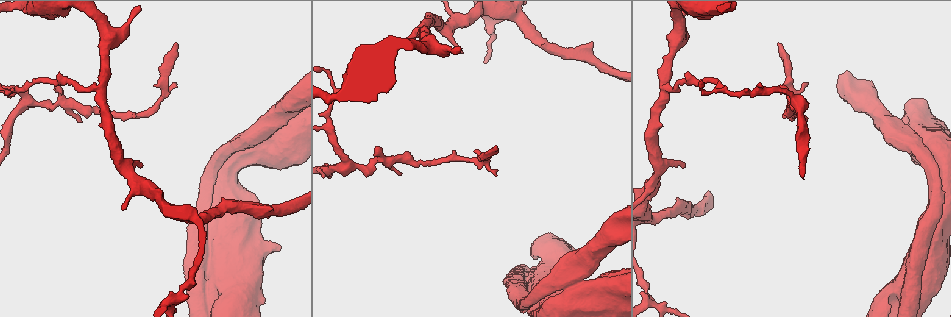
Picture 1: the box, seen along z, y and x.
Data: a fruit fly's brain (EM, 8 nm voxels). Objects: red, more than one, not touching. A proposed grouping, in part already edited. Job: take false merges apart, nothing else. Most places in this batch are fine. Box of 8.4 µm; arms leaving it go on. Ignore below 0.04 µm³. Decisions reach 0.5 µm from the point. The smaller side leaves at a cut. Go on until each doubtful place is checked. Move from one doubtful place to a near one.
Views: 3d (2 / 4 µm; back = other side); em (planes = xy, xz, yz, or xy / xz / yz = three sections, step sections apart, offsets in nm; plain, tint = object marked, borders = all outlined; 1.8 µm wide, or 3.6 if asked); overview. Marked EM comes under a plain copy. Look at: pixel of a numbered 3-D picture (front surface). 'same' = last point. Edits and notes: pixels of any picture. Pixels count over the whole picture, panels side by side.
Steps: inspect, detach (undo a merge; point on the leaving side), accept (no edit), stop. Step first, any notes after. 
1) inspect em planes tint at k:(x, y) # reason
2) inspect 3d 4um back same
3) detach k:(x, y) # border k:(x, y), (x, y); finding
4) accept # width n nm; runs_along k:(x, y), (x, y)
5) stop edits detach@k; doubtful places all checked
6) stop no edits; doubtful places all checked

inspect em planes tint at 1:(653, 180)

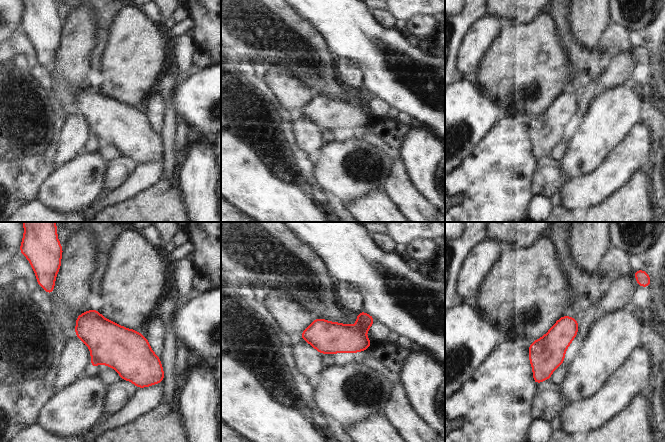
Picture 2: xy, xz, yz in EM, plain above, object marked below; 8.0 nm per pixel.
accept # width 260 nm; one cell here

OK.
inspect em xy step 8 tint at 1:(348, 166) # arms part here

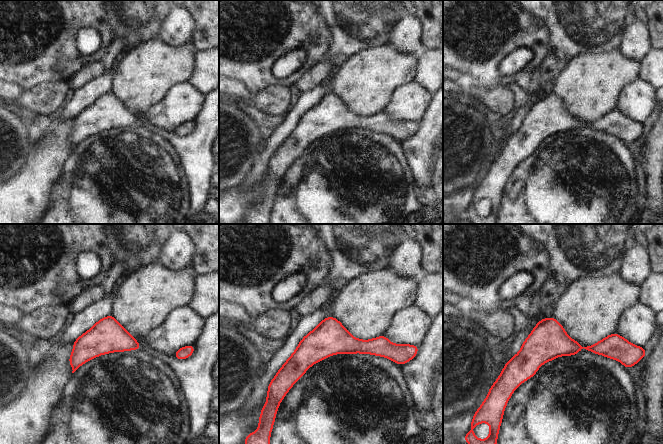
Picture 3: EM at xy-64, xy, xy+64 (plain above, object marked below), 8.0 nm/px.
accept # runs_along 3:(614, 344), (541, 347), (506, 369); one cell here

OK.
inspect em 3.6um planes tint at 1:(920, 139) # touches itself

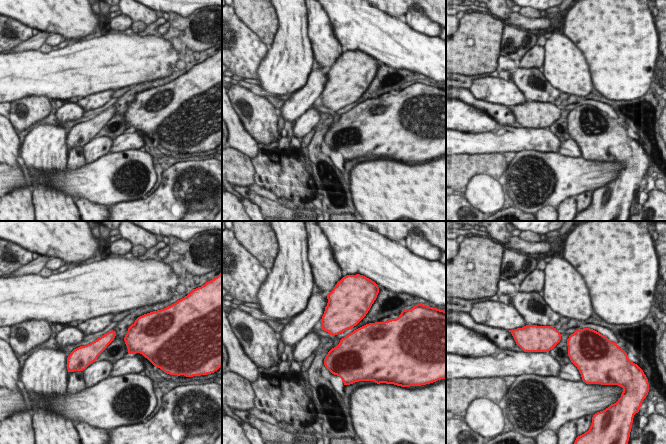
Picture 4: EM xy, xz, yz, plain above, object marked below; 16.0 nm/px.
accept # width 180 nm; all the same cell

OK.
inspect 3d 4um at 1:(884, 295)

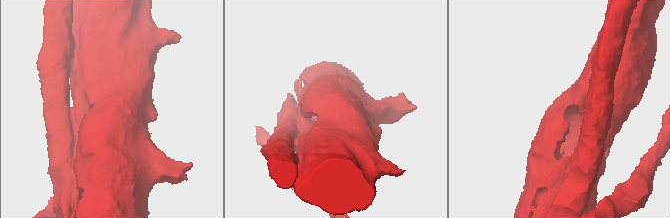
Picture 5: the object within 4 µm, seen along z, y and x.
inspect em 3.6um xy step 8 tint at 5:(559, 110) # now the EM

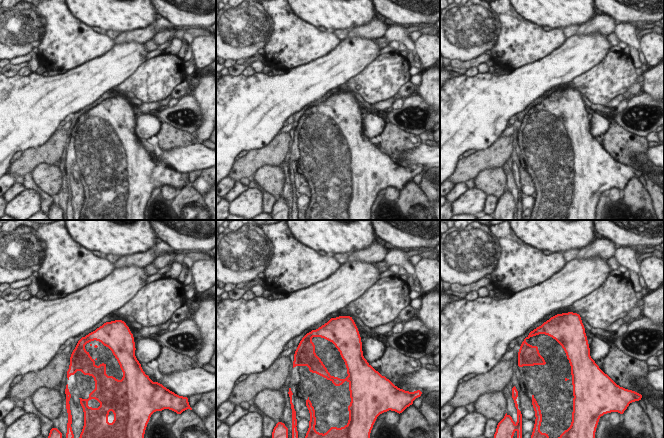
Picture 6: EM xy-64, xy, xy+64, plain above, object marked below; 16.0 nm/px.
inspect em 3.6um planes tint same

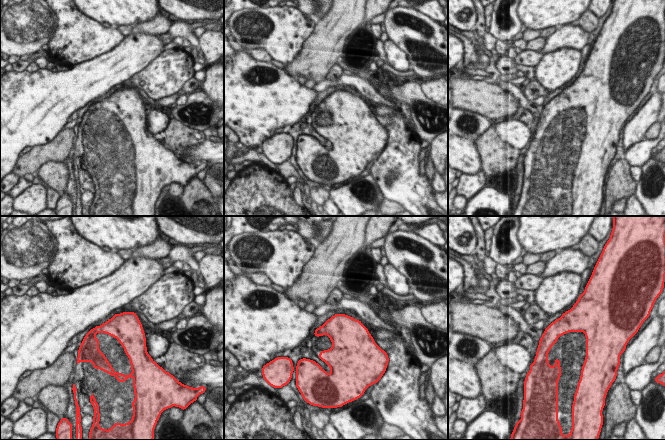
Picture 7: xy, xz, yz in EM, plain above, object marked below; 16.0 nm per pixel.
accept # one cell here

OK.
inspect em 3.6um yz step 8 tint at 1:(724, 90) # arms part here

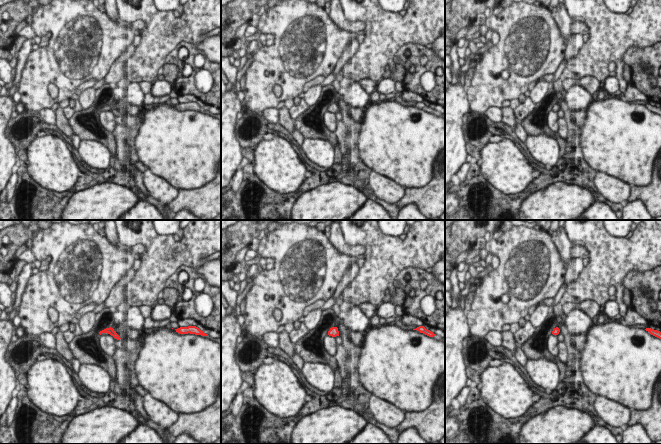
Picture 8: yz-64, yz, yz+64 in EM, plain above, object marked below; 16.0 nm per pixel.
inspect em 3.6um planes borders same # another direction

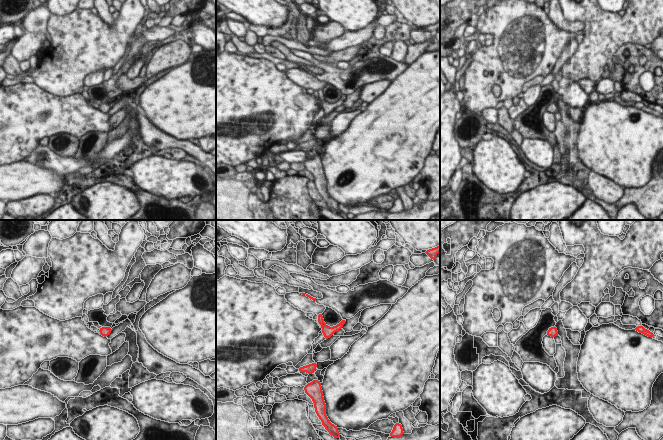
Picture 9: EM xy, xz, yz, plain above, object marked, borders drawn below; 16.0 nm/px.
accept # all the same cell

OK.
inspect 3d 4um at 1:(665, 86) # abrupt turn

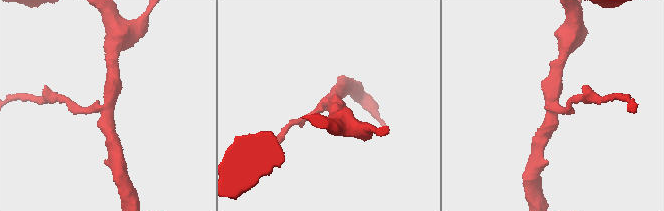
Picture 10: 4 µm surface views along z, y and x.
inspect em planes tint at 10:(552, 105) # arms 3; now the EM

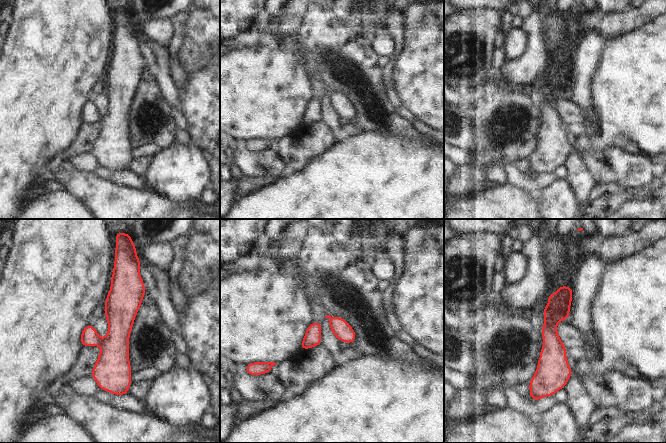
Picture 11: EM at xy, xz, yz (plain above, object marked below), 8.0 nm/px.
detach 11:(89, 337) # border 11:(101, 340), (99, 344); two cells meet here

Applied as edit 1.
stop edits detach@11; doubtful places all checked

